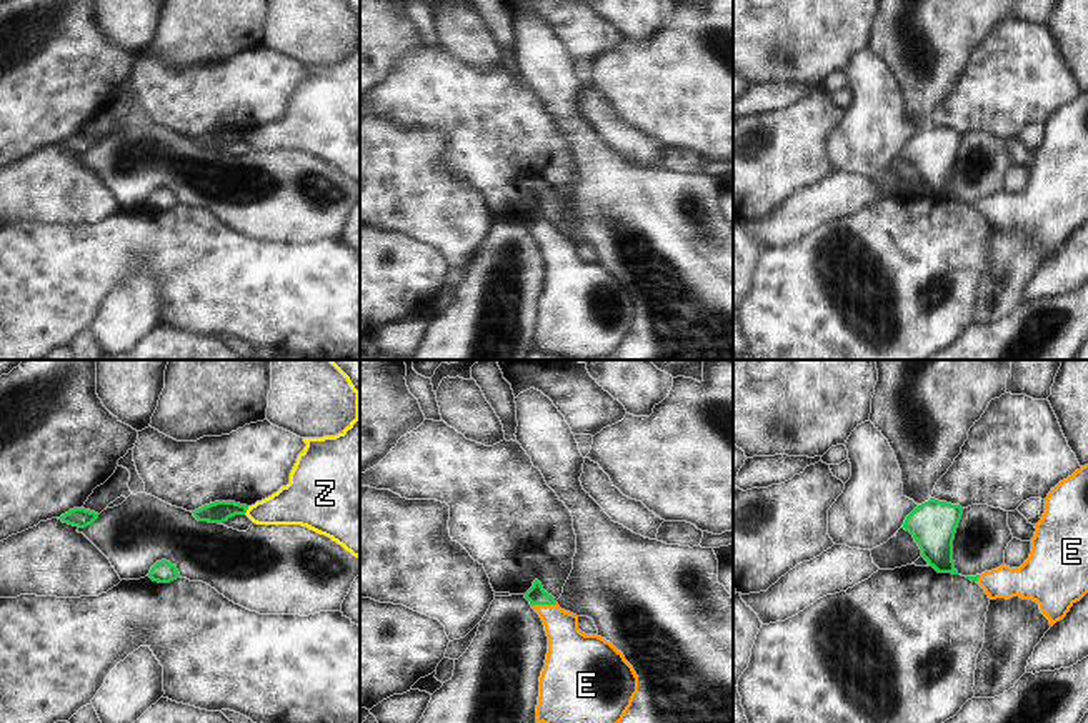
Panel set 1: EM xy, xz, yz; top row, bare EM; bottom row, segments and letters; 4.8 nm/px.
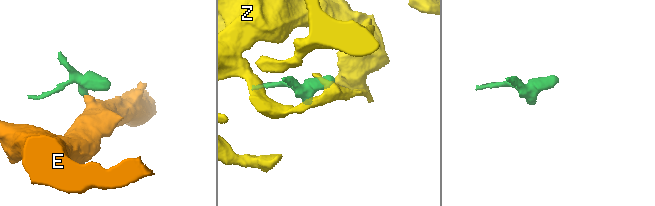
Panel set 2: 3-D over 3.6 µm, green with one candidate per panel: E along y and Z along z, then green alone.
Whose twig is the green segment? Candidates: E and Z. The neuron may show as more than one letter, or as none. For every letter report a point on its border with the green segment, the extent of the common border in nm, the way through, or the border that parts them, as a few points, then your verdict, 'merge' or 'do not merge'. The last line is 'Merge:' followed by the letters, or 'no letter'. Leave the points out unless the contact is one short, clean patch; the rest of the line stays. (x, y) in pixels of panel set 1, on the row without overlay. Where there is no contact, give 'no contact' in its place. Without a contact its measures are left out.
E: xz (544, 230) | 120 nm | across xz (535, 222), (544, 230), (562, 254), (568, 275) | merge
Z: xy (247, 135) | 50 nm | along xy (249, 134), (244, 140) | do not merge
Merge: E

